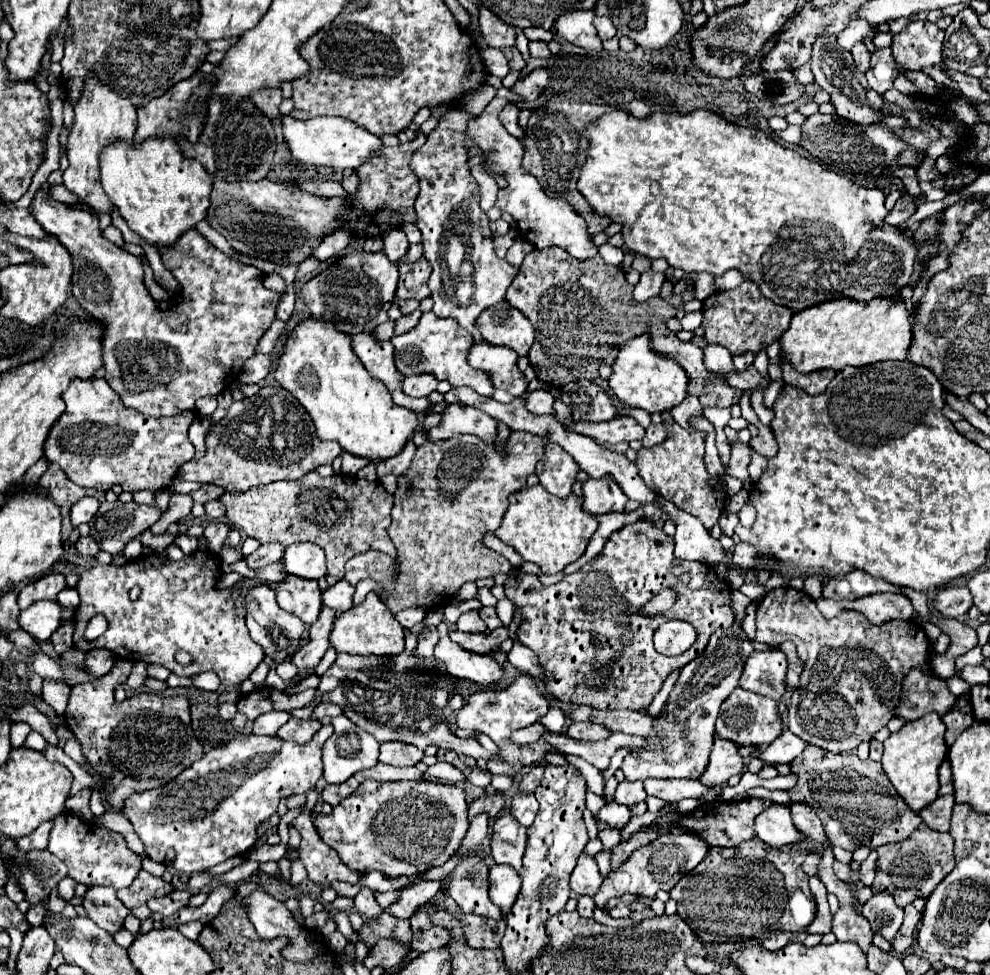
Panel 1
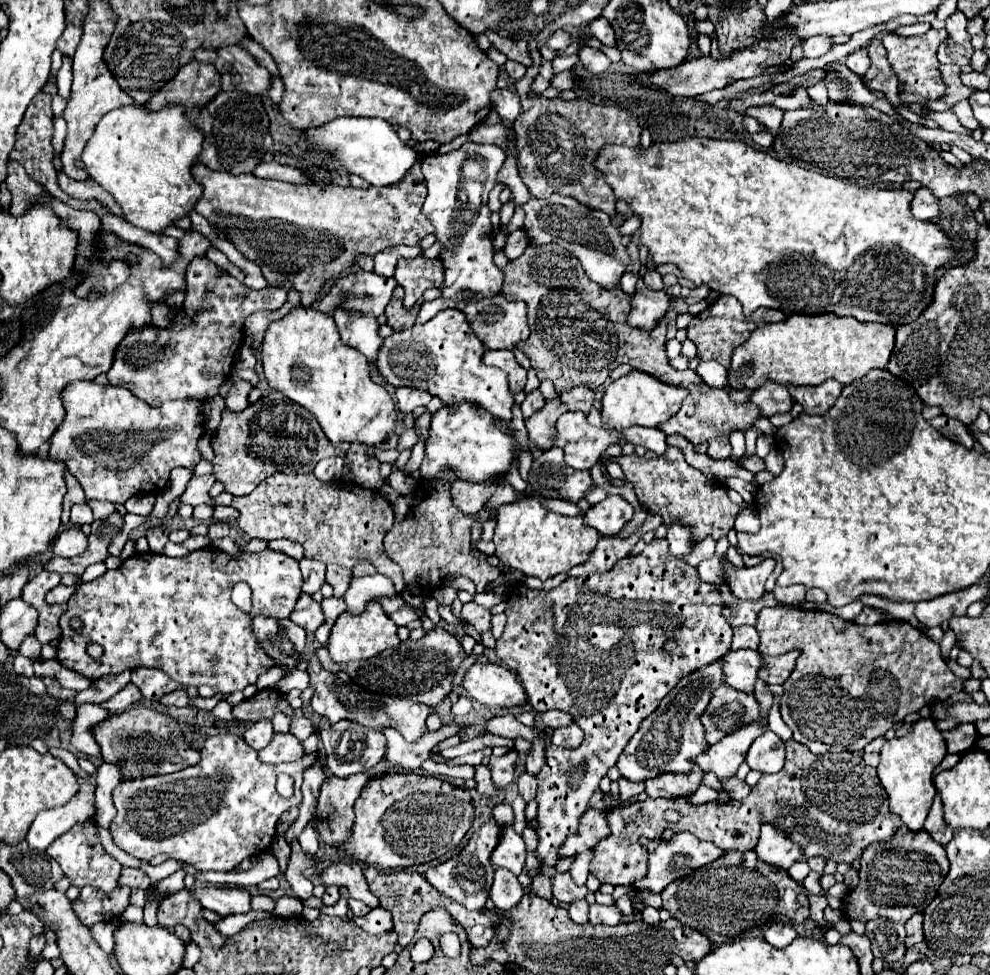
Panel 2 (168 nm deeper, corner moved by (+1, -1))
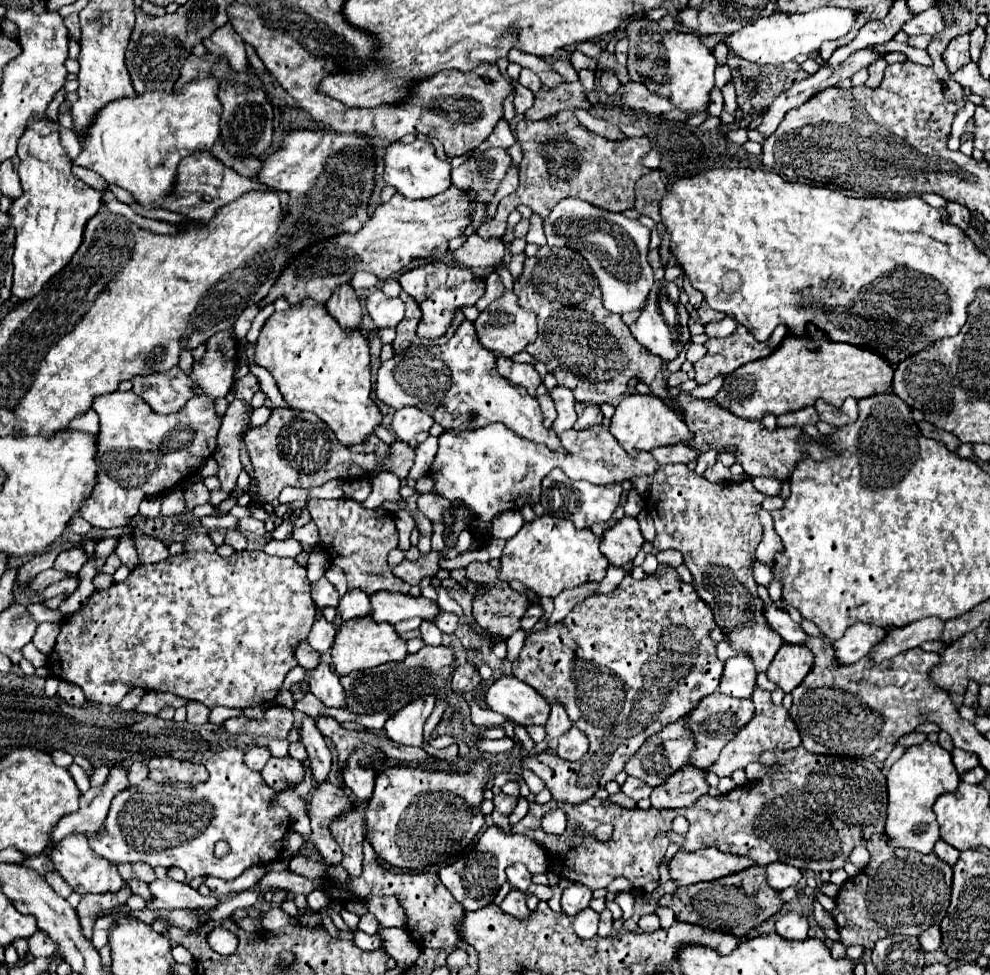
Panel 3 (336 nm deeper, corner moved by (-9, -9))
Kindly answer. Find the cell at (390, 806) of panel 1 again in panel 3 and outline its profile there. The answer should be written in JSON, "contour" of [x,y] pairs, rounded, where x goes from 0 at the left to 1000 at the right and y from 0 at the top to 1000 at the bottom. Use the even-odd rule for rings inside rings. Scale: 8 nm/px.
{"contour":[[[482,781],[482,793],[445,793],[413,787],[387,787],[369,831],[369,861],[395,889],[431,893],[462,881],[490,846],[484,826],[494,781]]]}

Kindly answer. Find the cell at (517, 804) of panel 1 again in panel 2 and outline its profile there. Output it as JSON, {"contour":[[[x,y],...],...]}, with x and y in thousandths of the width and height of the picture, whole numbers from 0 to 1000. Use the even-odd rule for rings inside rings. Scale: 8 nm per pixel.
{"contour":[[[526,793],[522,797],[522,805],[524,805],[524,813],[528,815],[530,822],[538,819],[540,817],[540,809],[542,809],[542,803],[540,803],[540,797],[534,795],[534,793]]]}

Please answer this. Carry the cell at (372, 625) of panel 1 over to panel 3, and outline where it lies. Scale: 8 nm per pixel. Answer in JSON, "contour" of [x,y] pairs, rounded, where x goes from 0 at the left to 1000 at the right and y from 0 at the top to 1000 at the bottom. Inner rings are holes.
{"contour":[[[371,631],[365,635],[348,637],[342,643],[342,647],[338,651],[338,659],[334,664],[334,674],[336,674],[338,690],[344,694],[355,688],[367,688],[367,686],[373,686],[379,682],[387,682],[391,678],[407,678],[407,674],[411,674],[411,657],[401,651],[397,641],[377,639],[375,633]]]}

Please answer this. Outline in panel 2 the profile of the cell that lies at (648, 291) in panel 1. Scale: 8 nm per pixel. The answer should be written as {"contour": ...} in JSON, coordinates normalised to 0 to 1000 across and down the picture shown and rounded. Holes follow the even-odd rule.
{"contour":[[[656,294],[643,296],[639,307],[637,307],[637,321],[633,325],[637,335],[649,335],[649,331],[654,331],[654,335],[662,337],[662,333],[672,325],[672,321],[676,319],[678,307],[674,303],[672,296],[662,298]],[[654,327],[654,329],[649,329]]]}

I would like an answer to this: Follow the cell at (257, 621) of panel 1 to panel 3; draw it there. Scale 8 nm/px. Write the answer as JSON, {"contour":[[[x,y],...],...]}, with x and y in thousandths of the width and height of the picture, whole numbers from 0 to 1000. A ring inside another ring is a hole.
{"contour":[[[304,657],[298,666],[298,676],[306,686],[318,686],[322,682],[322,670],[318,666],[314,666],[314,662],[310,657]]]}

